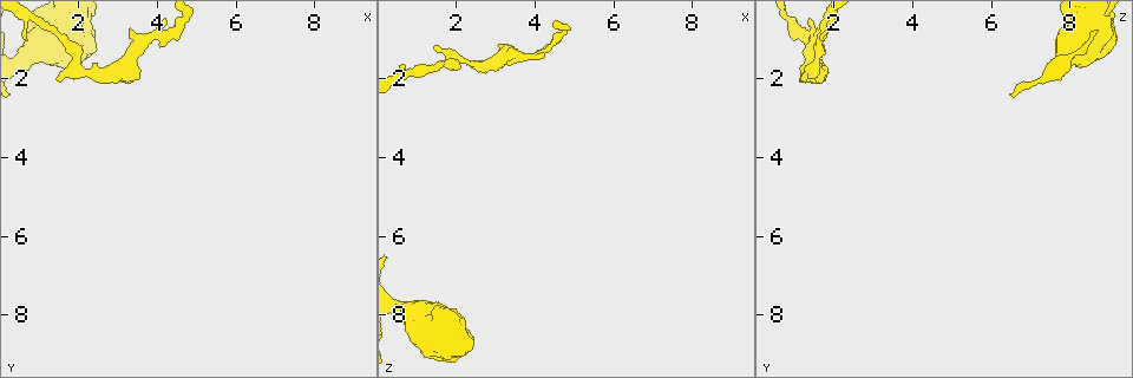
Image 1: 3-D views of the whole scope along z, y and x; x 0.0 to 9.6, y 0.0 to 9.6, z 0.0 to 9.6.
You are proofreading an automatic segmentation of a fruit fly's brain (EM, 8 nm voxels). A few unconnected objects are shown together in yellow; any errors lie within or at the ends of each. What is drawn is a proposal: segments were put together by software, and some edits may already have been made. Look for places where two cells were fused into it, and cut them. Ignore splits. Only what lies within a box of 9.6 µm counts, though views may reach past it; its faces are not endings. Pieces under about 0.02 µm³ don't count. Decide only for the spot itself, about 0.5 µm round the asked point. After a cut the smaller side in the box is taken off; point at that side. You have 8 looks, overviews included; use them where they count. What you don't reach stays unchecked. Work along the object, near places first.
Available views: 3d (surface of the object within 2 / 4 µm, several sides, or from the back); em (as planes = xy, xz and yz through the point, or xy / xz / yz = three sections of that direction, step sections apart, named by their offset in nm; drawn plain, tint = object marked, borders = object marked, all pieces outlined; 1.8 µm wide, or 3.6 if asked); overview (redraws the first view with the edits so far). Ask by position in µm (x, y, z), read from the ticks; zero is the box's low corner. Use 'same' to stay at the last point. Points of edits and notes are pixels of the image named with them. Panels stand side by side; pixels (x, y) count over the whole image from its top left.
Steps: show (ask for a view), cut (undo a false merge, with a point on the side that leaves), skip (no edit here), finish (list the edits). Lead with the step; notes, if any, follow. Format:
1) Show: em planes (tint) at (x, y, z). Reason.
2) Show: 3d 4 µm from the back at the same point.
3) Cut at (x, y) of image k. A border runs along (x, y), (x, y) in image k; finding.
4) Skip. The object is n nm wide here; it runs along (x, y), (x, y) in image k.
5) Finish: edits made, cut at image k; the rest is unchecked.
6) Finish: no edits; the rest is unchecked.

Show: 3d 2 µm at (4.05, 0.80, 1.45). Narrows sharply.

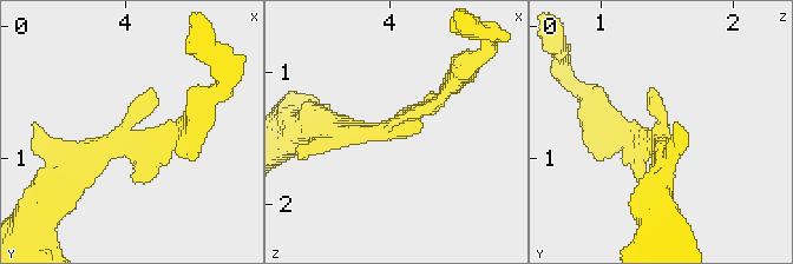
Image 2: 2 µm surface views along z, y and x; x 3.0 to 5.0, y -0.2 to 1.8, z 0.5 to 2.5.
Show: em planes (tint) at (4.02, 0.84, 1.42). The arms are 200, 300 nm wide.

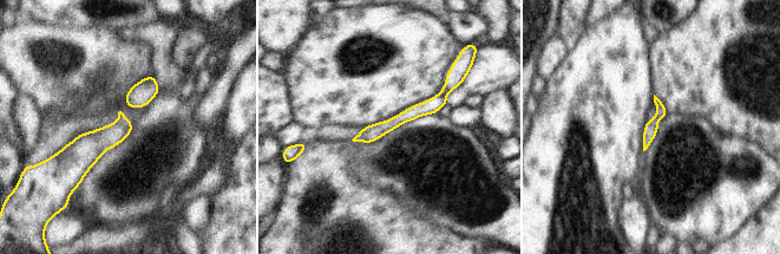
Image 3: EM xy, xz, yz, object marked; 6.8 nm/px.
Skip. The object is 100 nm wide here; continuous, no second cell.

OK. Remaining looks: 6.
Show: em yz step 8 (tint) at (2.25, 1.85, 1.60). A narrow waist.

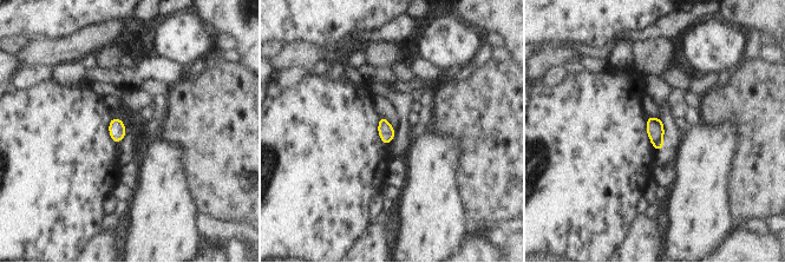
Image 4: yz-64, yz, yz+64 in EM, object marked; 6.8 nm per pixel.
Show: em planes (tint) at the same point.

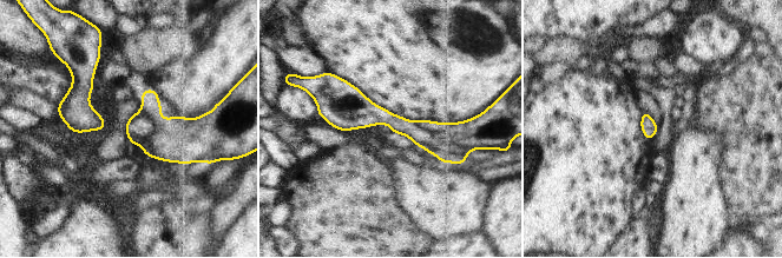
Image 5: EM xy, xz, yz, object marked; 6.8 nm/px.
Skip. The object is 120 nm wide here; it runs along (322, 108), (461, 132) in image 5; one cell here.

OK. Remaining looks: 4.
Show: em 3.6 µm planes (tint) at (1.00, 1.10, 7.95). Thick turns thin.

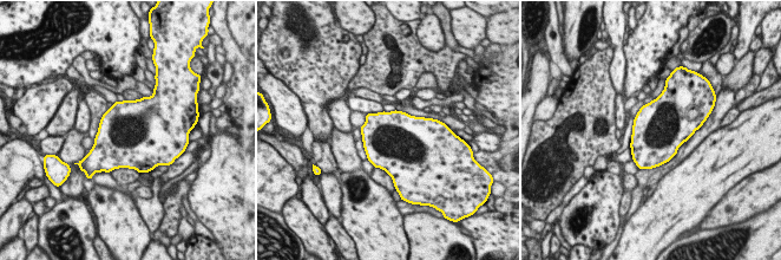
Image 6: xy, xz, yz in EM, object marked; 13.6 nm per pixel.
Skip. The object is 750 nm wide here; all the same cell.

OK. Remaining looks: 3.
Finish: no edits; the rest is unchecked.

